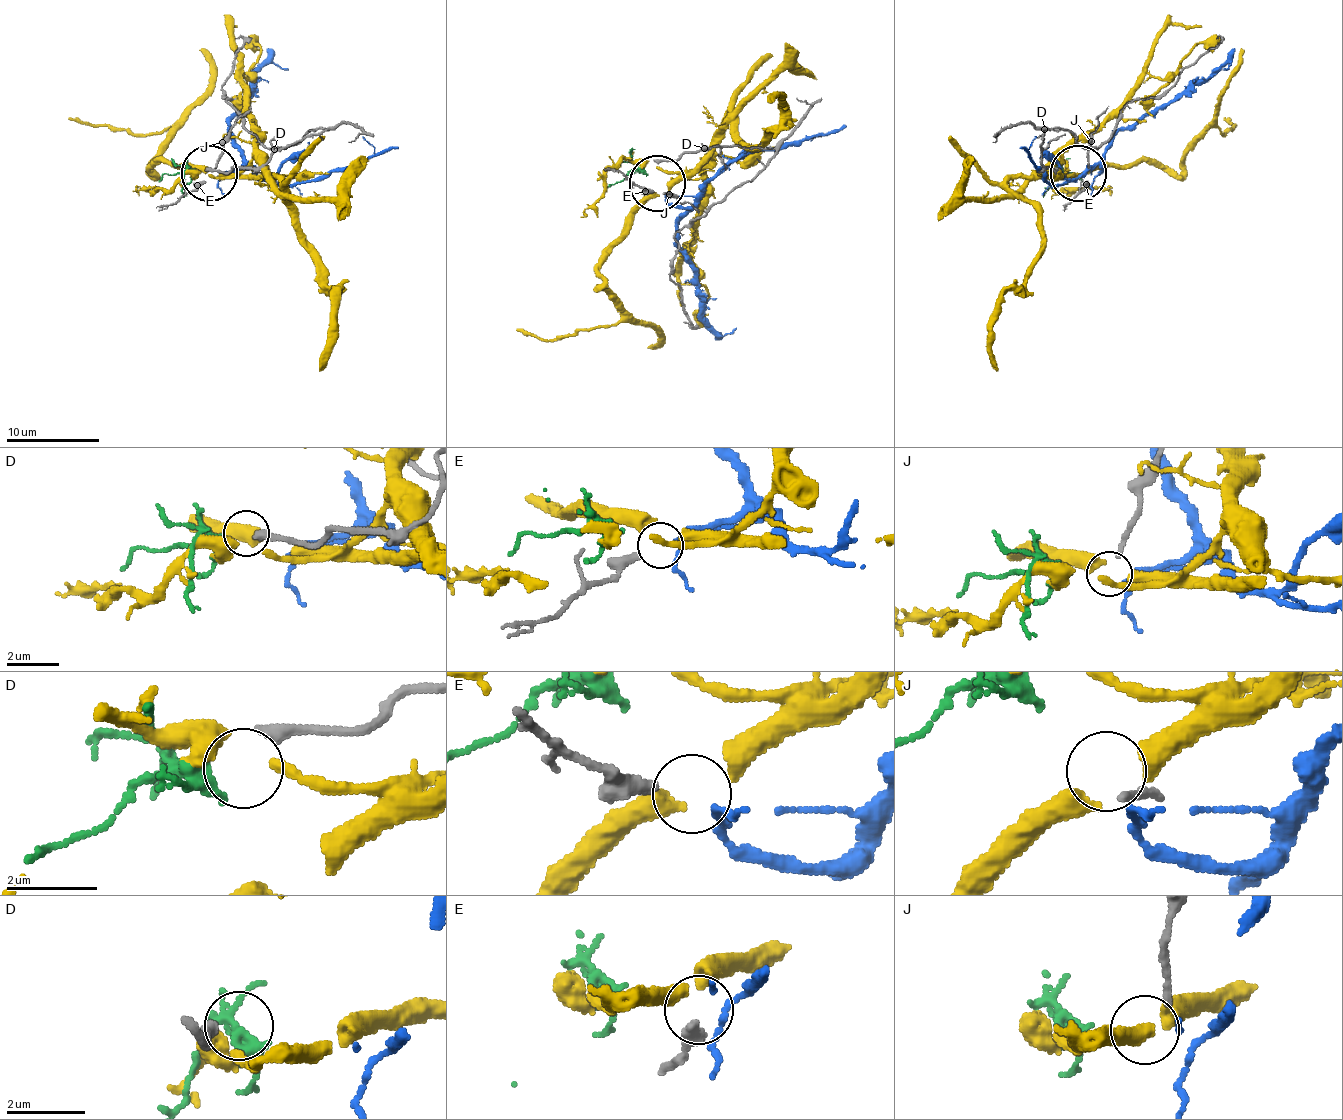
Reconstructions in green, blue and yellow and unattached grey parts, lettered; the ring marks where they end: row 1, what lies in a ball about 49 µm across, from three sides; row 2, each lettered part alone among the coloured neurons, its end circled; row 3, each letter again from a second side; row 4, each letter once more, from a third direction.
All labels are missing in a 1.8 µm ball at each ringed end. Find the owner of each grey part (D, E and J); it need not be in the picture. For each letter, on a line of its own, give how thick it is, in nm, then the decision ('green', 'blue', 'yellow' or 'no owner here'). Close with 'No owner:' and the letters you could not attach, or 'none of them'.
D: 280 nm | green
E: 260 nm | blue
J: 160 nm | no owner here
No owner: J

